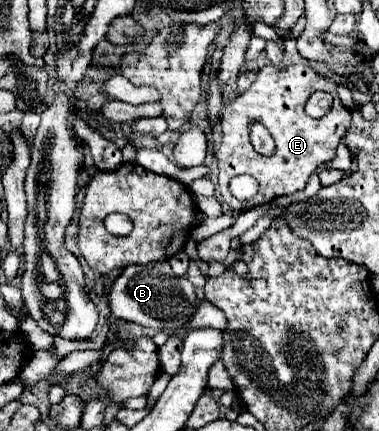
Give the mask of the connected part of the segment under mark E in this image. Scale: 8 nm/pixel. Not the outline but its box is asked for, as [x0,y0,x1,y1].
[216,63,352,209]

